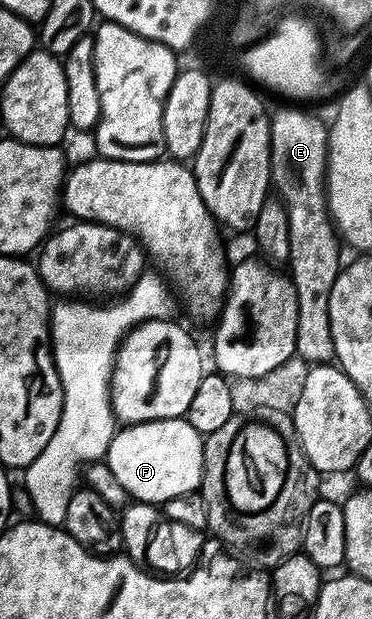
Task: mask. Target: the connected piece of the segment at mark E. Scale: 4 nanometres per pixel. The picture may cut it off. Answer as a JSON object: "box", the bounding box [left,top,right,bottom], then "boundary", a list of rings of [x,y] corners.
{"box":[271,108,341,365],"boundary":[[[302,108],[279,109],[271,118],[271,184],[278,200],[283,202],[289,215],[289,276],[297,291],[297,343],[295,351],[300,360],[311,365],[325,365],[335,361],[333,333],[329,327],[329,295],[341,268],[339,245],[341,238],[331,224],[331,212],[327,209],[325,174],[327,172],[326,124],[322,125],[311,113],[302,113]]]}

